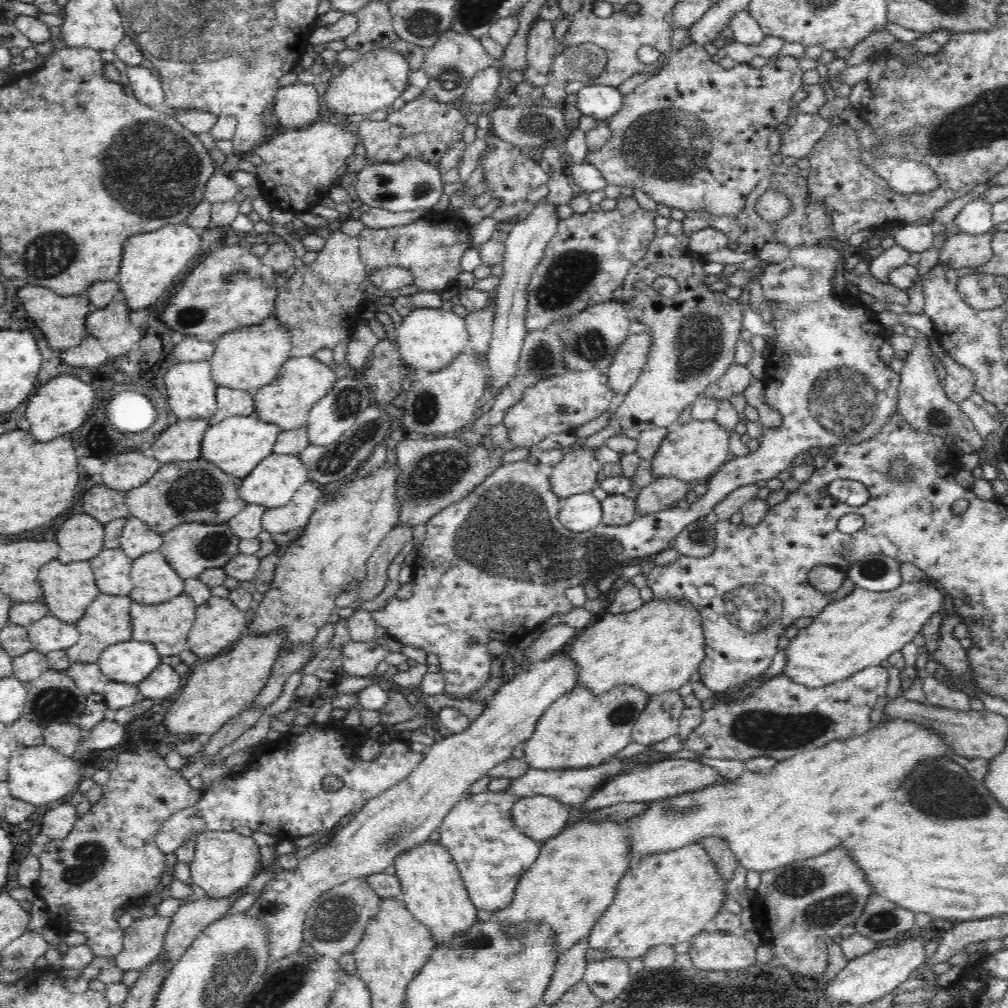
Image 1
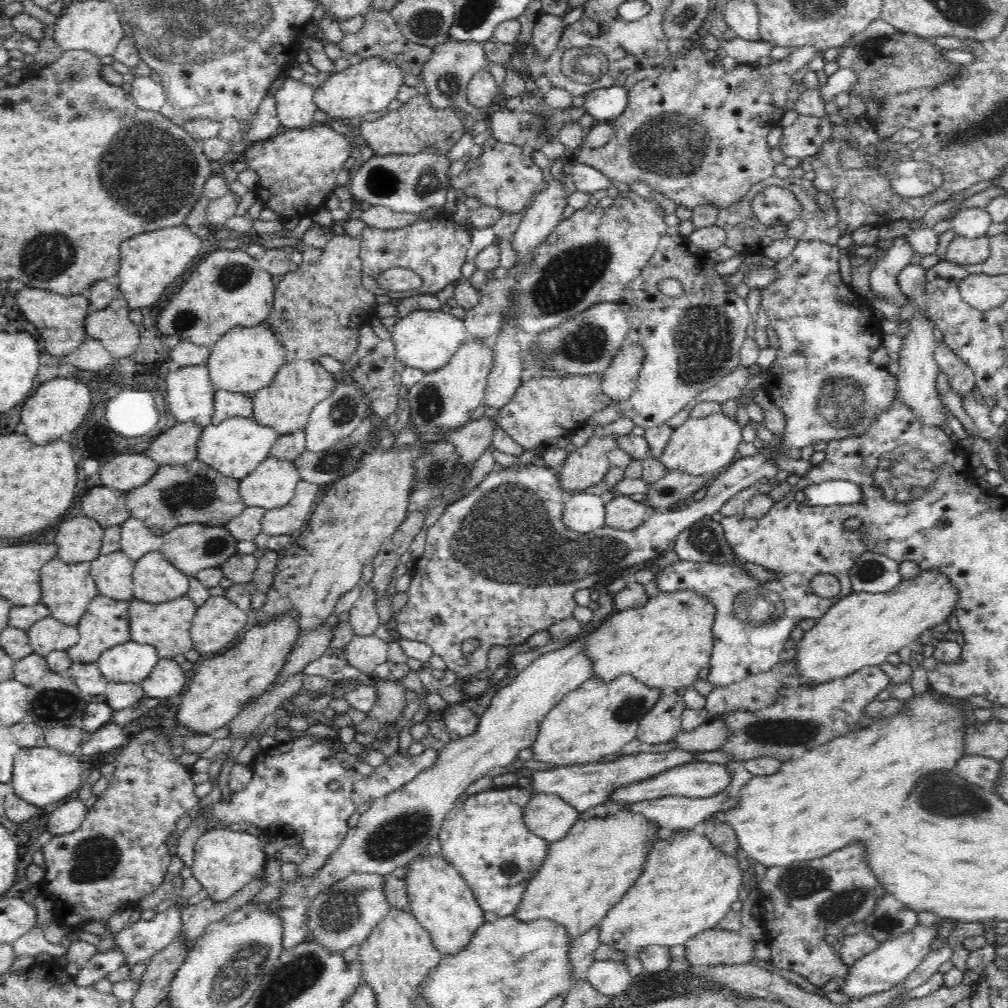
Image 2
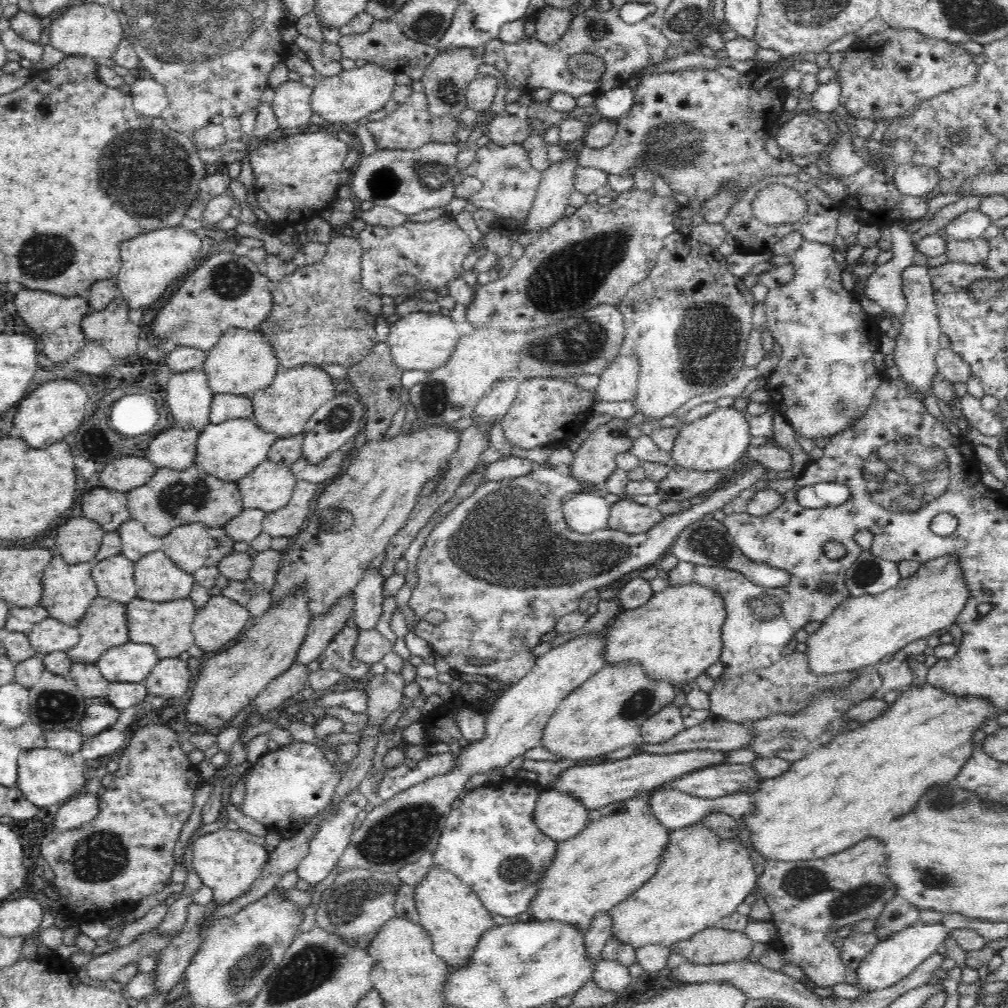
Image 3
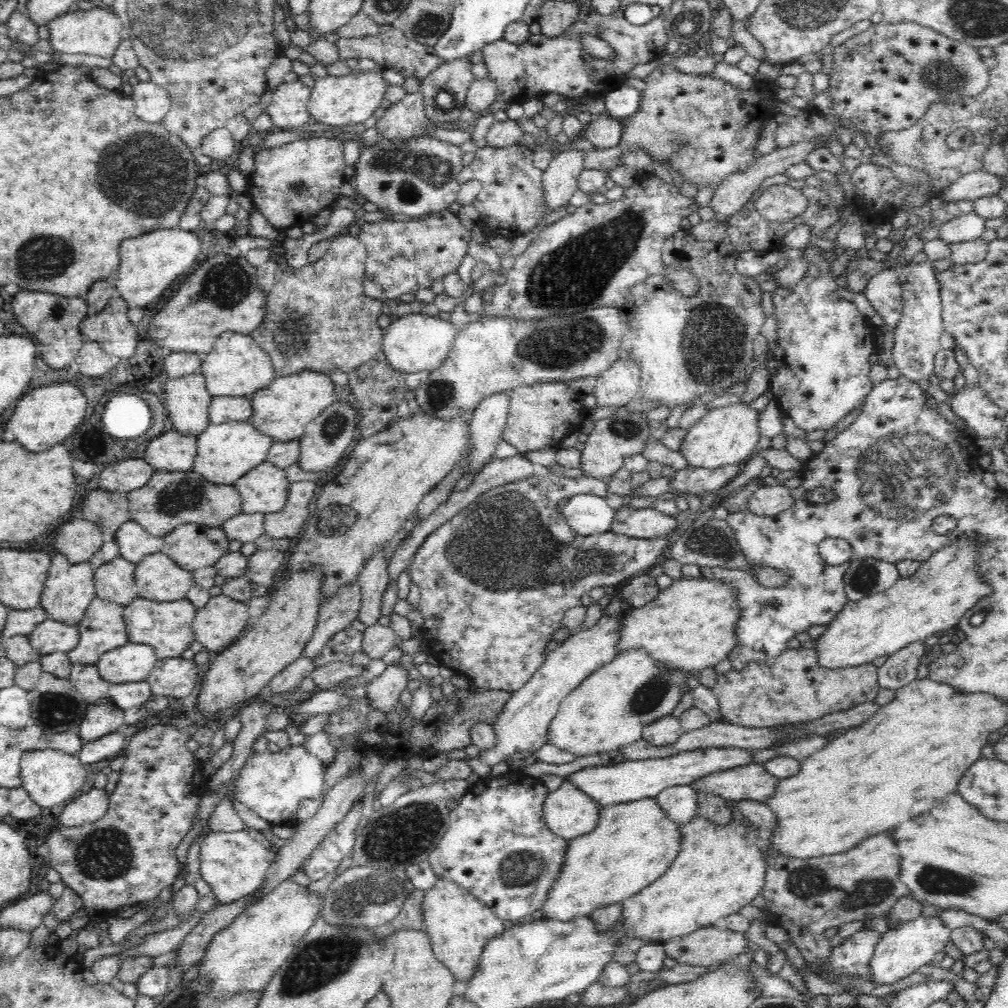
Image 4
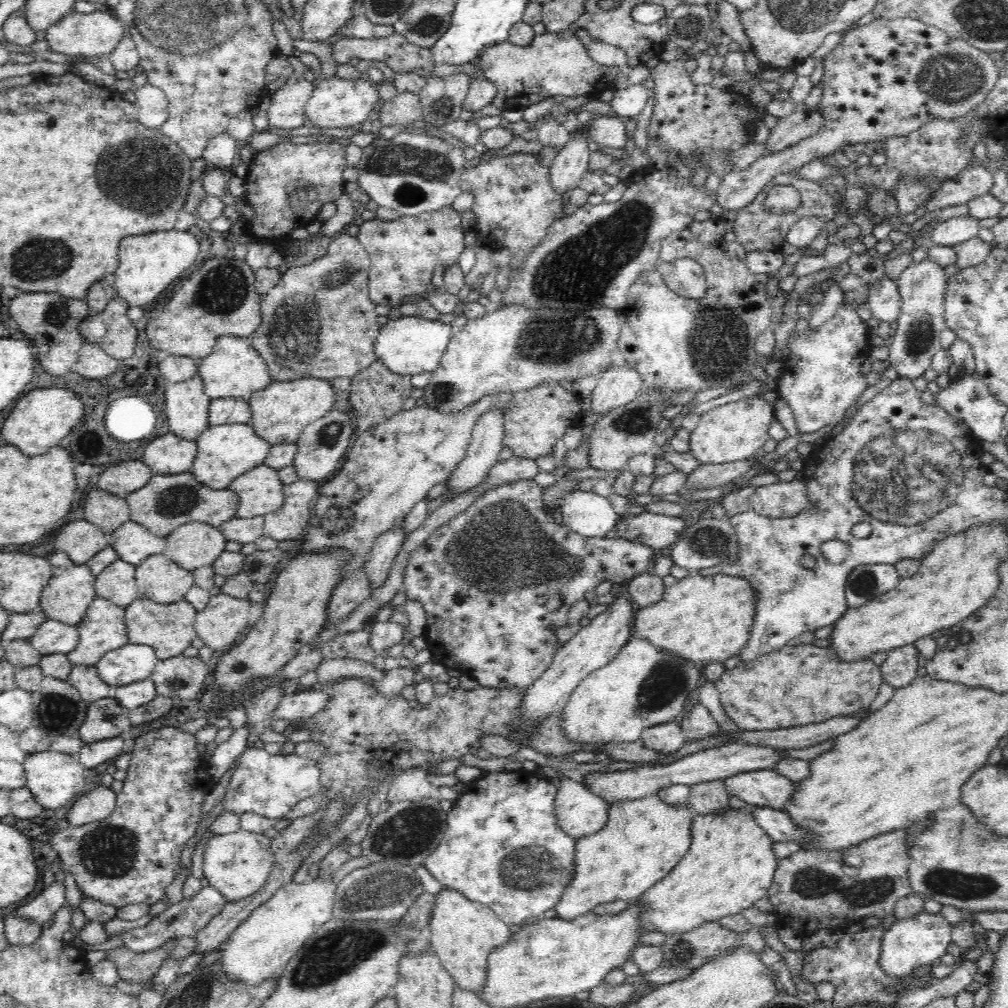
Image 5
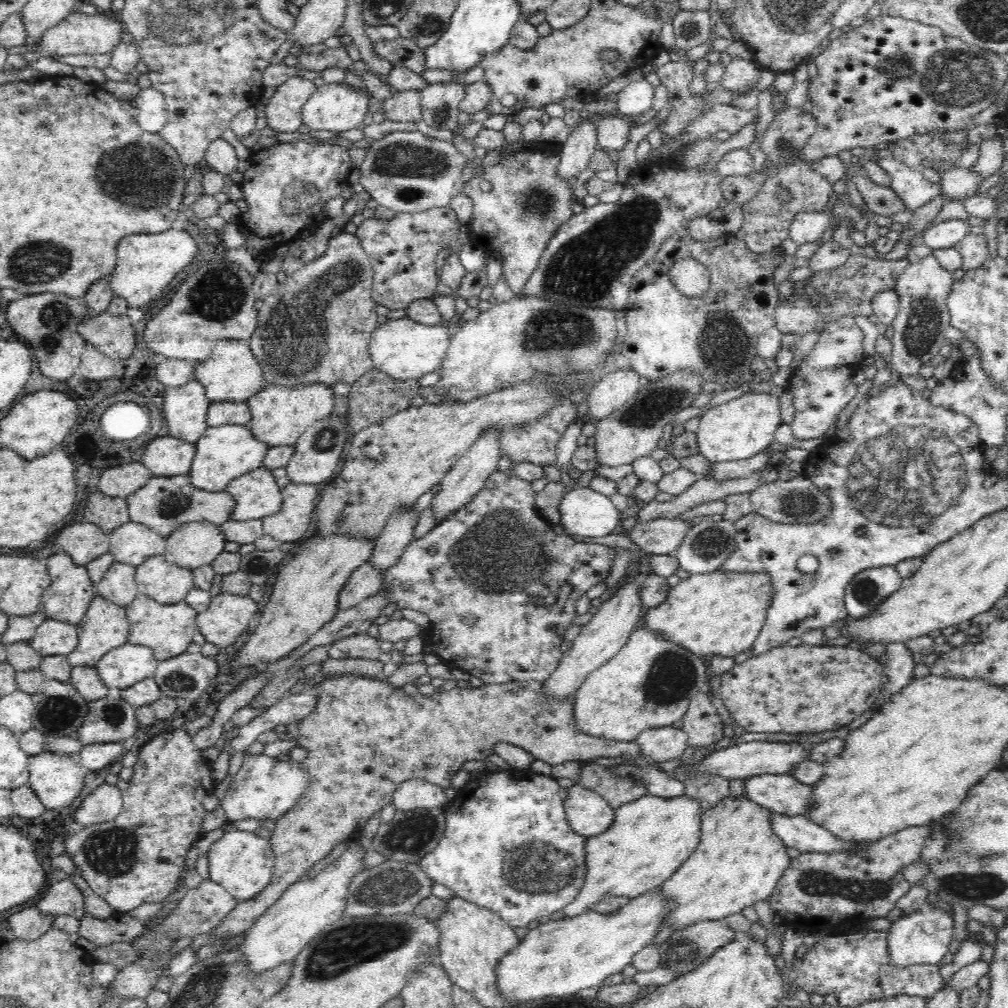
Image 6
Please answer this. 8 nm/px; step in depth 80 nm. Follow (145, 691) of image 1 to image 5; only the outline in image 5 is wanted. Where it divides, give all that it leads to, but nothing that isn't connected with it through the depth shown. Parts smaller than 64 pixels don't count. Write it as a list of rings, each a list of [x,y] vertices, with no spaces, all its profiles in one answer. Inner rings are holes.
[[[173,656],[156,663],[154,672],[149,676],[156,685],[159,696],[173,700],[190,700],[202,688],[210,670],[200,657]]]

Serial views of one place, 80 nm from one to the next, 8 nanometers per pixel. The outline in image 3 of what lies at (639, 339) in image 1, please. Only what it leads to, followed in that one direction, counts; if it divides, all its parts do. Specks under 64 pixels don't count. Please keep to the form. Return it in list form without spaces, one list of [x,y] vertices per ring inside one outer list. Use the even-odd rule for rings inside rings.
[[[633,354],[618,356],[599,376],[597,395],[600,401],[624,402],[636,396],[640,360]]]

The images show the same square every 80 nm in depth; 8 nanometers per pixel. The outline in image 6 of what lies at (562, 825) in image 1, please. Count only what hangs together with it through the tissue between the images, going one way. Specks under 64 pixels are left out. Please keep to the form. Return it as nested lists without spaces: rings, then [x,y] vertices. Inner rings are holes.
[[[575,782],[567,788],[564,810],[570,829],[580,836],[589,837],[607,831],[614,822],[615,809],[594,791]]]

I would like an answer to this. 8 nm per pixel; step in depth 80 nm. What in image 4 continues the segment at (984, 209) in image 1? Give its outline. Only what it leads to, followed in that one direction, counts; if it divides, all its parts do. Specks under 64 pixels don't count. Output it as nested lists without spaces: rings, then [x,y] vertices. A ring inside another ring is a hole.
[[[974,211],[964,214],[964,216],[955,217],[939,229],[939,239],[944,240],[949,246],[977,240],[987,230],[986,221],[986,218],[979,216]]]

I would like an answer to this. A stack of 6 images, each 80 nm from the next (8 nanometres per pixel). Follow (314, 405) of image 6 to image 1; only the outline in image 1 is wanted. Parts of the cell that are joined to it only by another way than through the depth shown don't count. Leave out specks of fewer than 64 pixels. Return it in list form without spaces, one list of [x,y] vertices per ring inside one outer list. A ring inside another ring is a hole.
[[[314,356],[290,358],[279,370],[278,376],[257,390],[255,413],[258,419],[278,425],[282,431],[307,424],[311,408],[336,384],[336,373]]]

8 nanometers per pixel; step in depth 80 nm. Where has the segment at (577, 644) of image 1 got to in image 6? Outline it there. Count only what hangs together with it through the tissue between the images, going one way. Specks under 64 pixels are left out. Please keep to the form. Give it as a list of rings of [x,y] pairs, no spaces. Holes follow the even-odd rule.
[[[727,570],[711,573],[688,575],[678,584],[669,588],[668,596],[662,604],[645,610],[641,626],[664,640],[675,642],[696,656],[736,656],[751,648],[765,621],[770,601],[772,600],[772,583],[763,572],[728,572]]]

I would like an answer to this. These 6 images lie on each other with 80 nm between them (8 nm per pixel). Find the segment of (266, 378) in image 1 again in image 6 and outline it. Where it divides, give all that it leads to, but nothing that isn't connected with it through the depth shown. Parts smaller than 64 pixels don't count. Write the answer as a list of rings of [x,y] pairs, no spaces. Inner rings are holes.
[[[220,340],[206,360],[195,364],[193,378],[204,385],[206,396],[211,403],[220,401],[247,402],[253,394],[260,392],[268,385],[266,377],[262,374],[262,367],[251,351],[249,342],[250,340],[248,342]]]

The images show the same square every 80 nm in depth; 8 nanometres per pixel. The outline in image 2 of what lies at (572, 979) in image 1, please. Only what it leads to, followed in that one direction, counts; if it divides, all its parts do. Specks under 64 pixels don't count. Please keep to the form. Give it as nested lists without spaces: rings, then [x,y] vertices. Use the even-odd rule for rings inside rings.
[[[596,924],[594,928],[590,928],[588,932],[578,936],[571,942],[570,950],[568,950],[568,961],[571,968],[571,976],[578,979],[582,979],[586,976],[588,967],[592,965],[596,959],[595,950],[602,944],[600,944],[599,938],[599,924]]]

